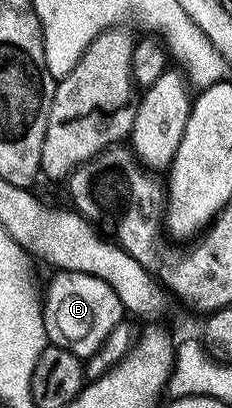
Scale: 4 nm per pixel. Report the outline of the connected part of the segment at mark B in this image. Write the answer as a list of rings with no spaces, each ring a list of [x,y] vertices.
[[[58,270],[55,278],[46,286],[46,298],[41,303],[42,323],[44,328],[53,328],[54,334],[62,330],[62,334],[98,334],[105,338],[118,322],[123,321],[124,311],[120,304],[120,296],[104,280],[92,276],[88,272],[72,272]]]

